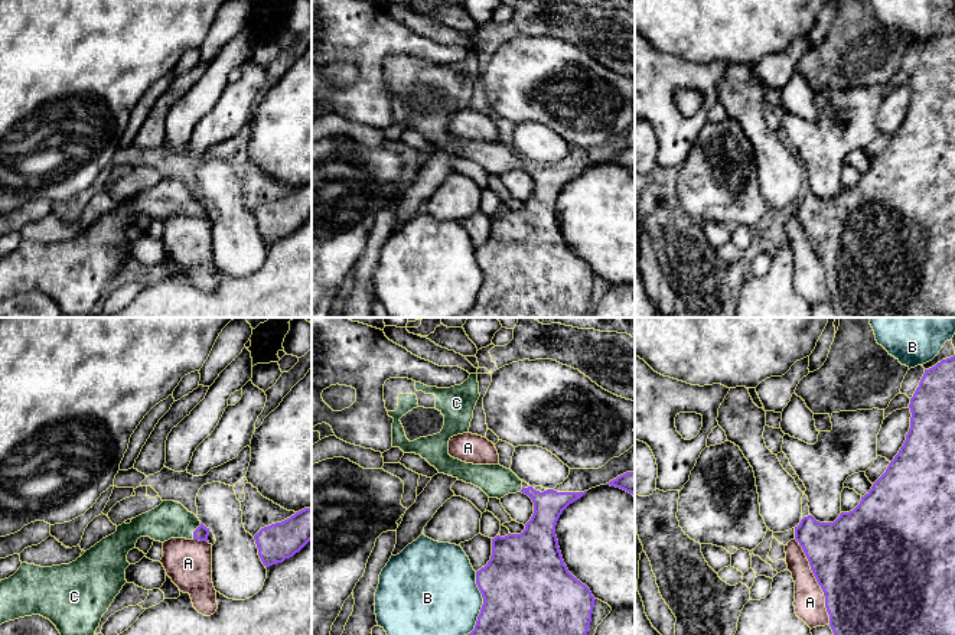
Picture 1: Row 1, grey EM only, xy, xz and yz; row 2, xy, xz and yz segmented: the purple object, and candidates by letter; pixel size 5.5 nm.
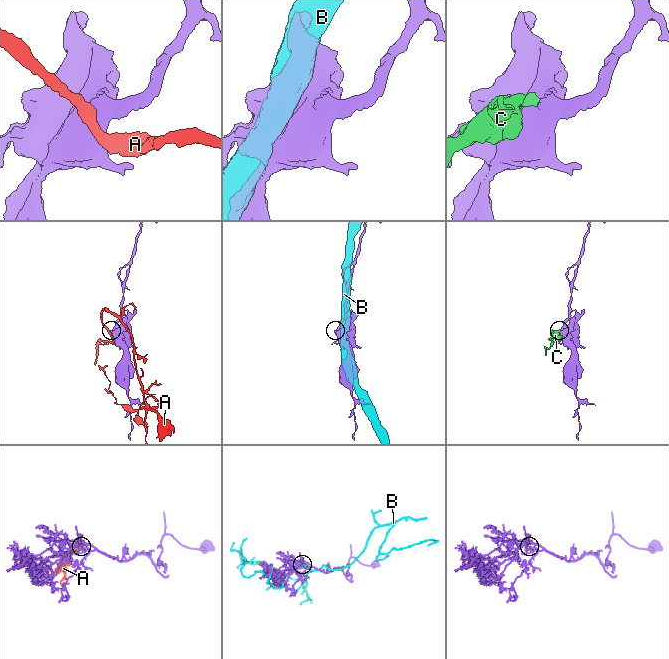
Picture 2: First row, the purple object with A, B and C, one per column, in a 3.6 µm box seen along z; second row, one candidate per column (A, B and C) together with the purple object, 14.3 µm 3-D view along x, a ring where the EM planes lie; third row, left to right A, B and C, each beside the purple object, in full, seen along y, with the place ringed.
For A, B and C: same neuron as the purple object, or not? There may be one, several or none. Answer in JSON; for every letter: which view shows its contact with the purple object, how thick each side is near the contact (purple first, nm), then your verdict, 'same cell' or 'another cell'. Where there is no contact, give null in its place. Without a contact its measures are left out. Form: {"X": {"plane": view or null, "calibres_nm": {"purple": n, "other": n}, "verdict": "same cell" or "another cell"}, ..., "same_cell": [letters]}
{"A": {"plane": "yz", "calibres_nm": {"purple": 500, "other": 180}, "verdict": "another cell"}, "B": {"plane": "xz", "calibres_nm": {"purple": 500, "other": 420}, "verdict": "another cell"}, "C": {"plane": "xy", "calibres_nm": {"purple": 80, "other": 200}, "verdict": "same cell"}, "same_cell": ["C"]}

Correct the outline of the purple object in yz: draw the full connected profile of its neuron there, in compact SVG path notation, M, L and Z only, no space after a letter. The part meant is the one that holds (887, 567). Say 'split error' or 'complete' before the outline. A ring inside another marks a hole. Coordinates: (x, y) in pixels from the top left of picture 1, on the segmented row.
complete; M955 355L925 369L909 408L912 413L910 429L903 446L886 472L861 496L860 504L850 512L841 512L834 522L819 522L808 515L795 527L795 540L802 547L824 592L834 635L955 635Z

